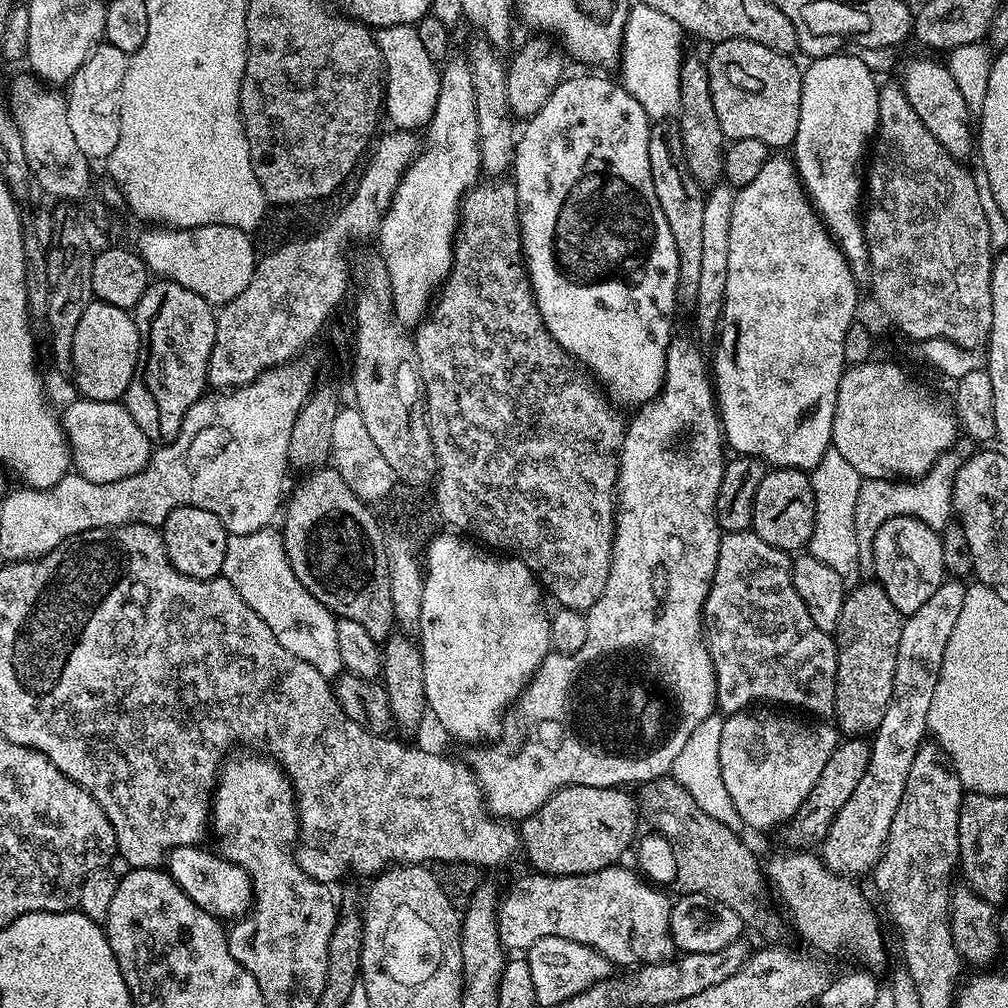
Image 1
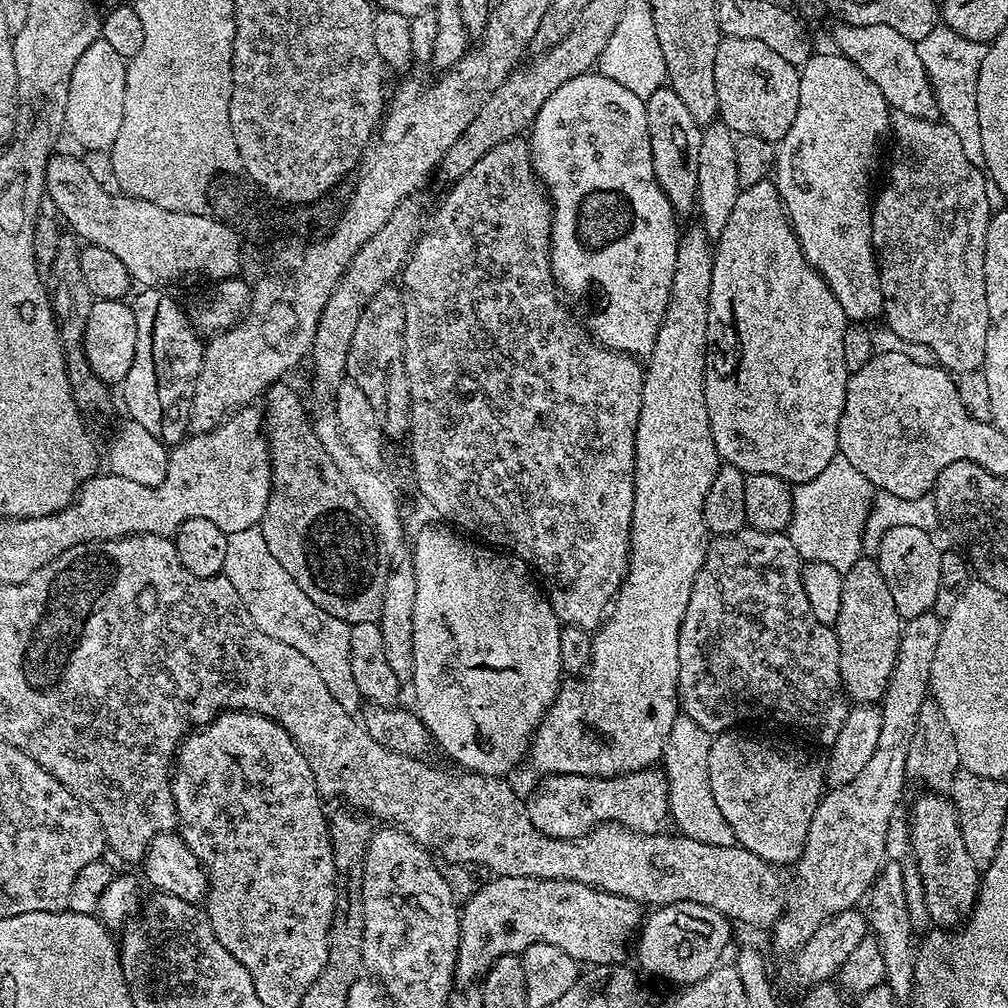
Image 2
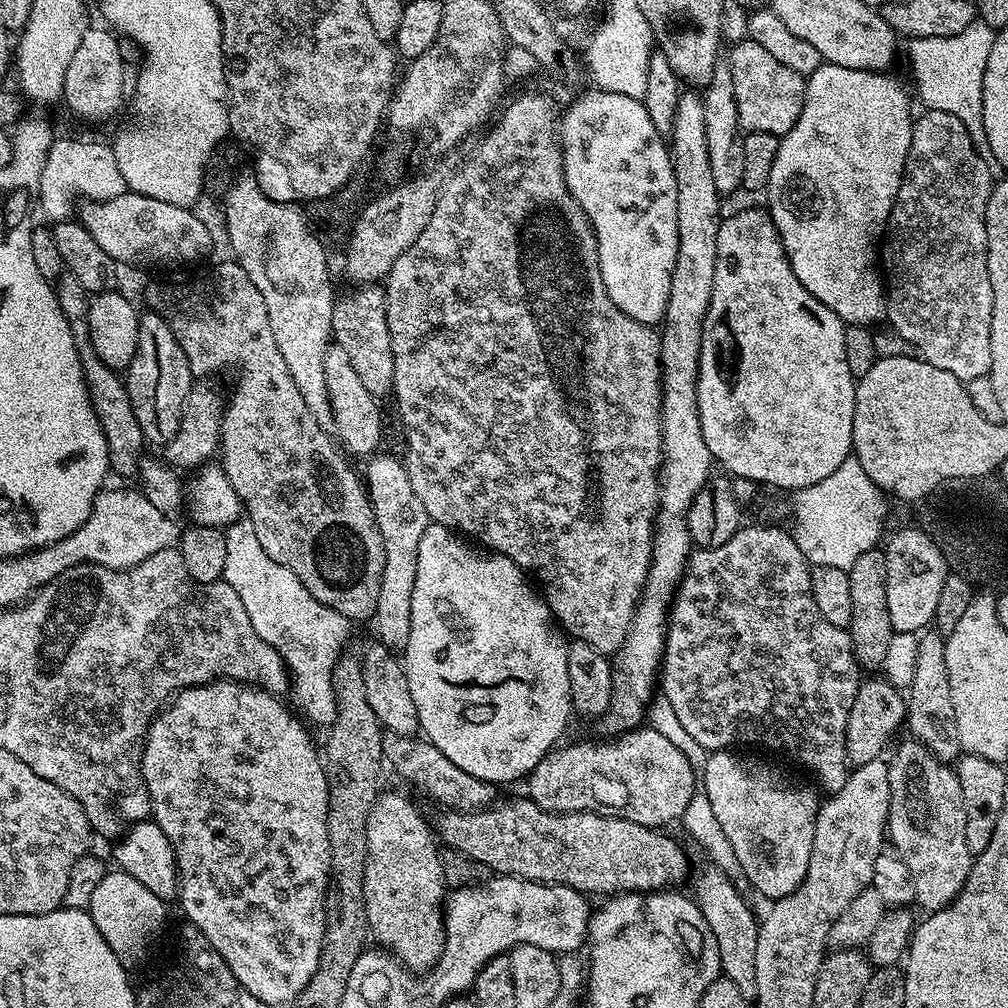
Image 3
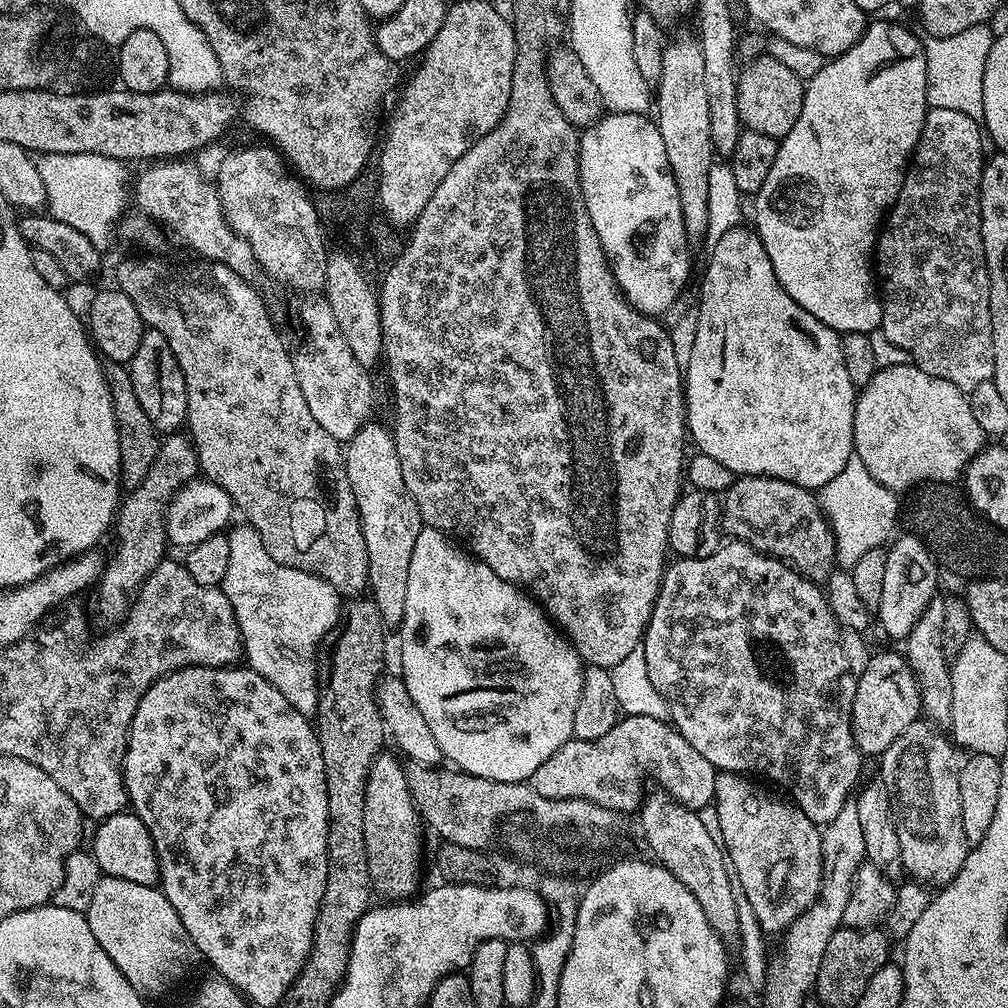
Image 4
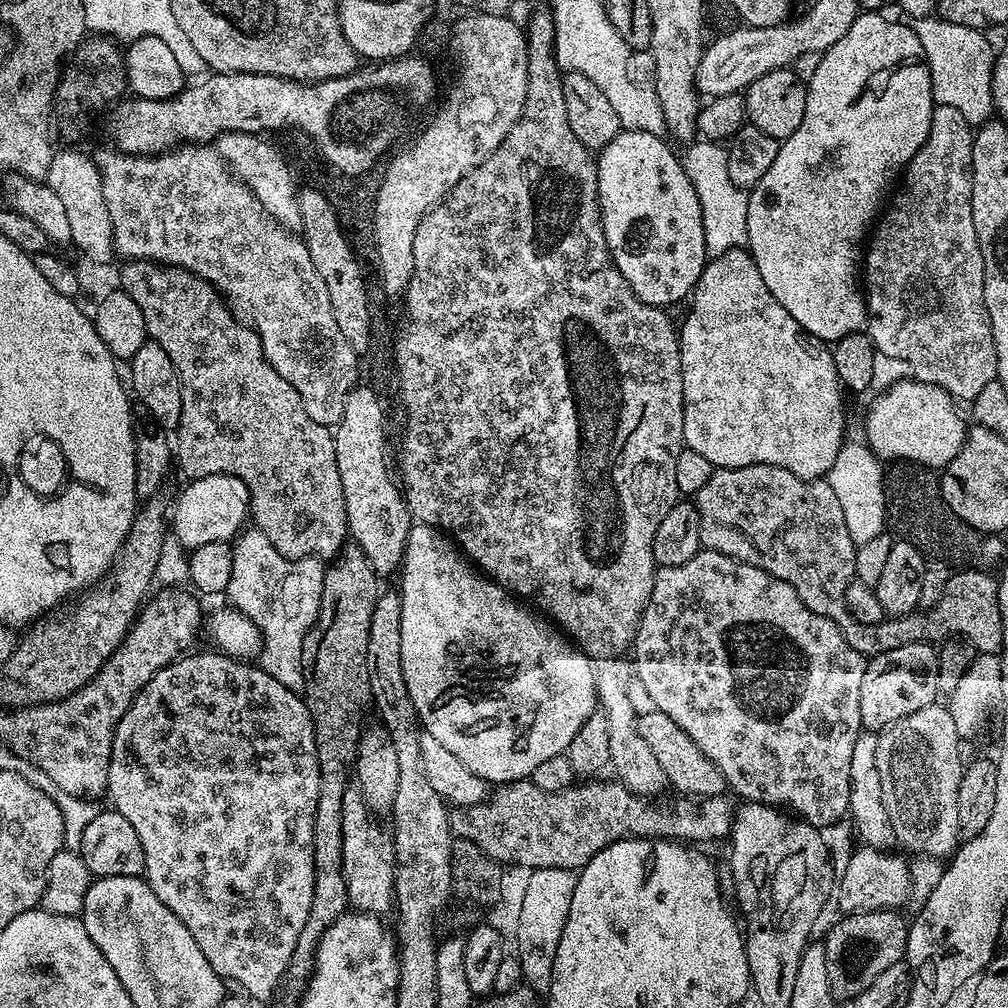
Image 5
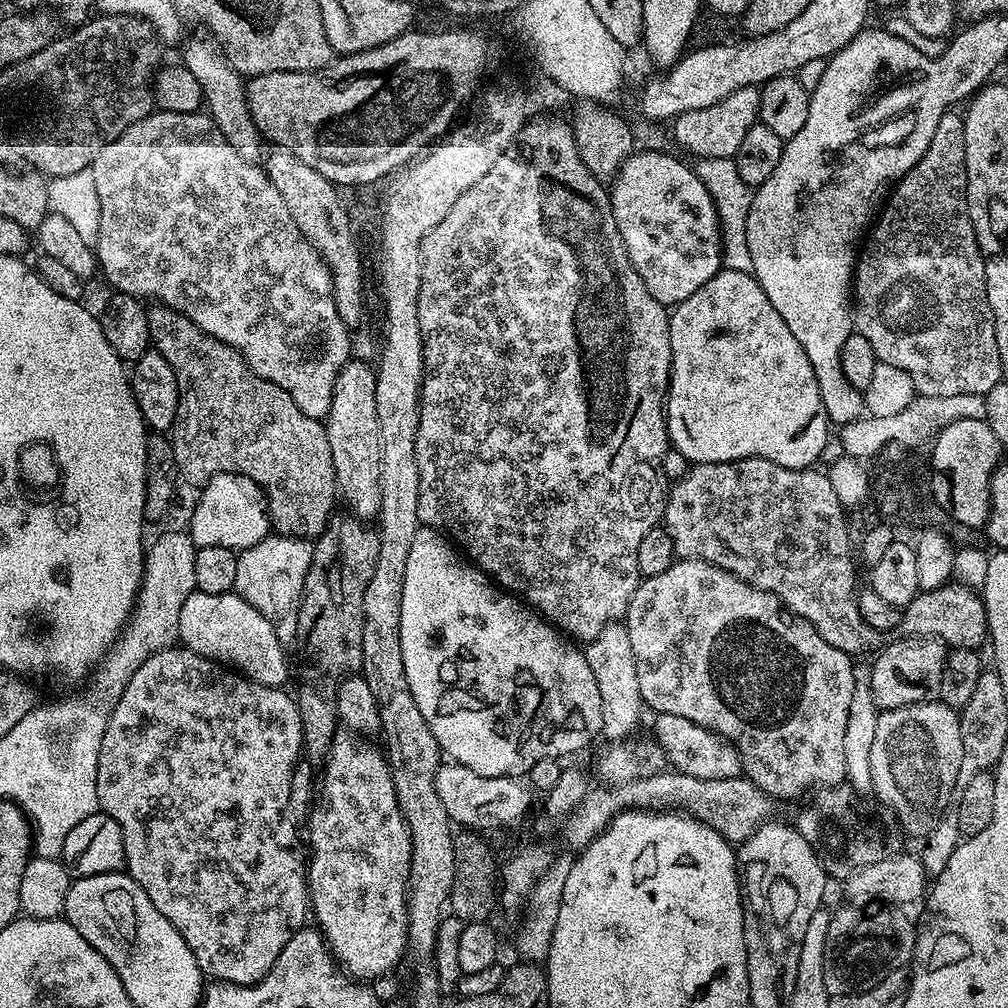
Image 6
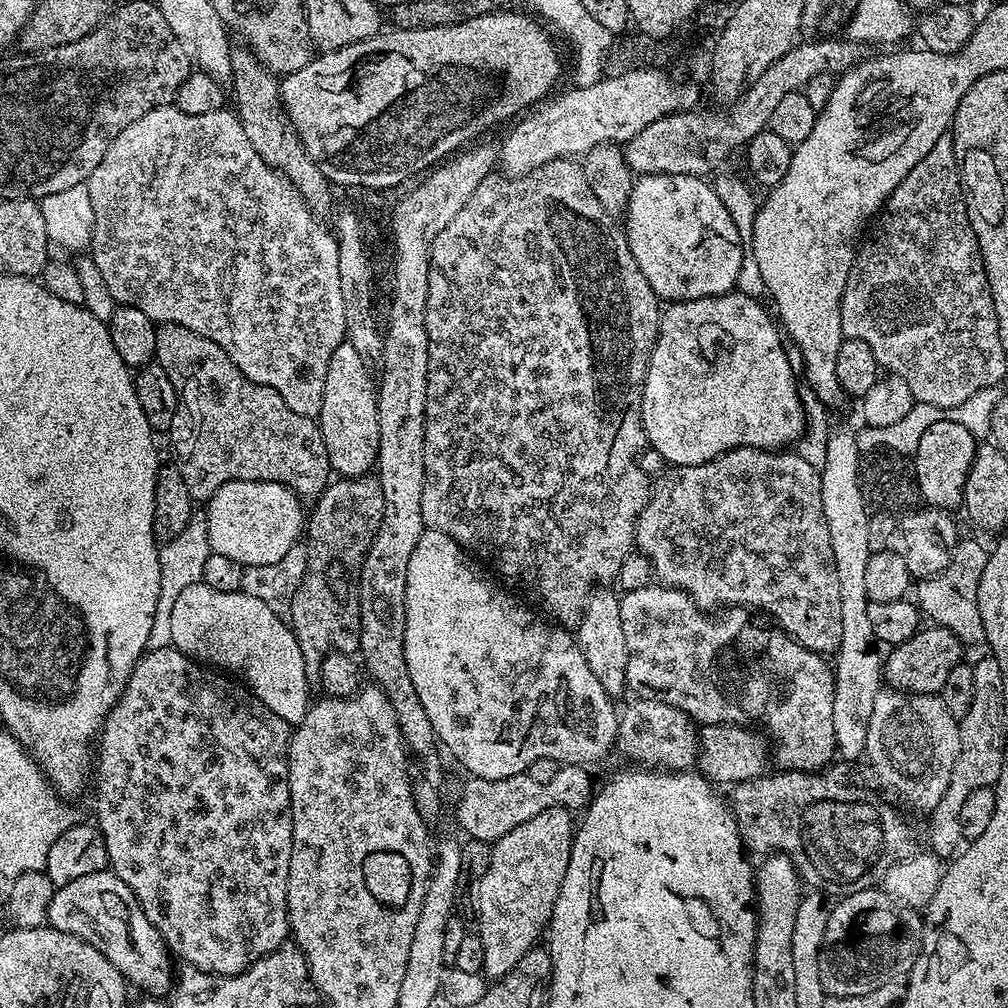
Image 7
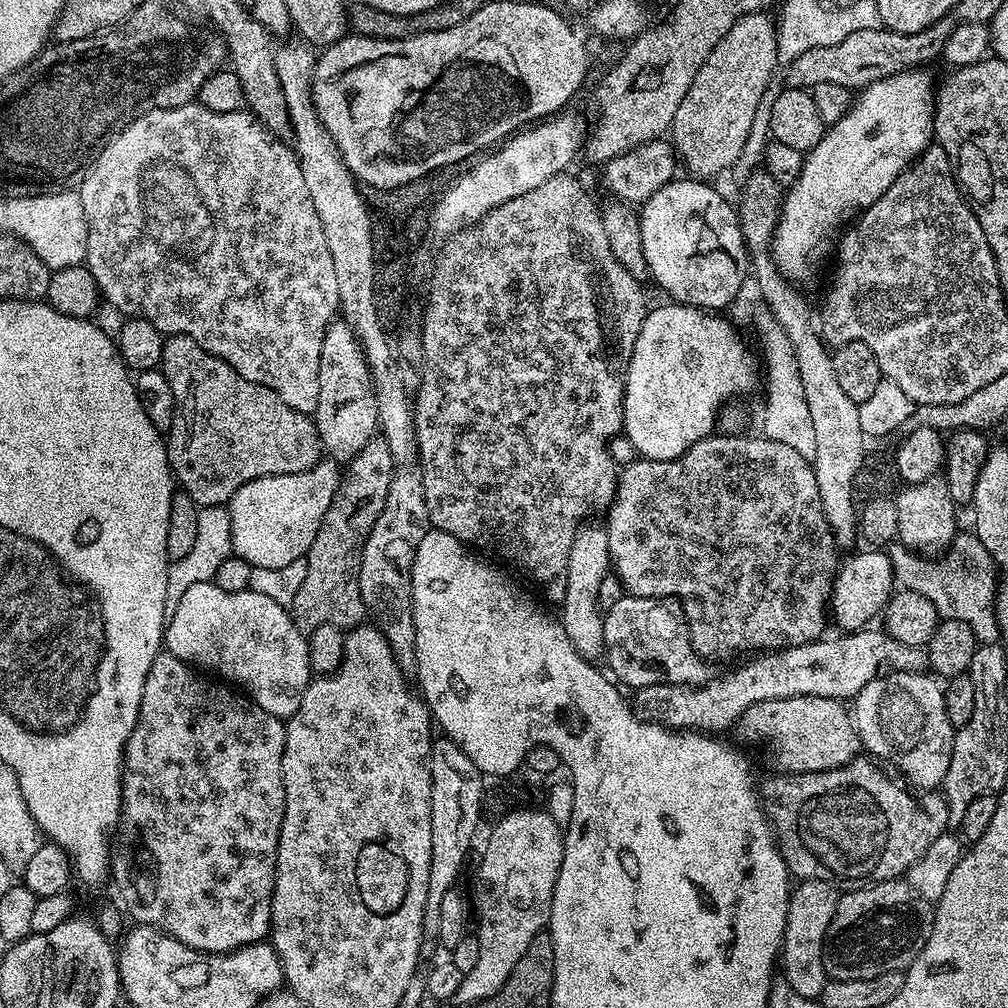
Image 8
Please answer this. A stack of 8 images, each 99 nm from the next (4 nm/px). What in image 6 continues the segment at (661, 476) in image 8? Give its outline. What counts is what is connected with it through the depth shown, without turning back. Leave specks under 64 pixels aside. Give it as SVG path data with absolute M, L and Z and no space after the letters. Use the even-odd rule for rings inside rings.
M753 456L741 460L731 460L730 462L692 464L685 476L675 481L667 489L662 524L670 534L677 557L704 560L707 564L713 564L738 578L742 578L758 590L773 592L784 603L785 608L790 609L796 616L801 616L806 622L810 622L810 626L814 626L814 630L818 630L818 634L822 634L822 638L826 638L826 642L830 642L830 646L848 653L853 658L859 658L863 652L870 651L869 653L871 653L881 647L882 633L866 626L866 622L860 617L855 599L851 595L848 597L848 559L854 556L854 546L853 543L851 546L848 542L848 528L844 525L846 508L834 492L827 471L816 471L815 467L787 468L786 466L778 466L778 462L770 462L766 458L754 458Z

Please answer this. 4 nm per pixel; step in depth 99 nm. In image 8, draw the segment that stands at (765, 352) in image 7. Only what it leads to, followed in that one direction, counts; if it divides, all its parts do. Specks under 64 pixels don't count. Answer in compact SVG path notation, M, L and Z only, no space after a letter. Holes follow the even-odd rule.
M667 303L649 307L642 330L638 330L638 342L634 342L628 373L624 376L622 432L646 460L673 460L688 452L694 442L713 435L718 428L718 413L725 407L724 400L740 396L756 384L757 353L755 356L748 349L747 342L736 333L730 321L723 320L720 317L723 315L712 310Z

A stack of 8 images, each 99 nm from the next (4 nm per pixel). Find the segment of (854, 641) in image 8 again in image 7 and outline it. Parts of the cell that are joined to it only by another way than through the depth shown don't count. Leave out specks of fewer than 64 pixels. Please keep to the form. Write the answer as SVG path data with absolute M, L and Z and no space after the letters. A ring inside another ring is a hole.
M632 698L619 713L615 747L636 766L649 770L688 770L698 760L698 728L692 717L657 700Z

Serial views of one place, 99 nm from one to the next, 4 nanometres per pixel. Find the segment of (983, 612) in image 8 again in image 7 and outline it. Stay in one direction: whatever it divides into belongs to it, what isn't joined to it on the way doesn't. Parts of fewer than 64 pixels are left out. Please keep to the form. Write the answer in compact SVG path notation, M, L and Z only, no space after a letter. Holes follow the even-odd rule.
M970 538L964 540L959 539L954 550L951 552L950 565L945 570L940 571L936 575L928 576L926 579L917 583L916 602L921 613L928 619L932 618L933 623L939 627L948 628L959 637L961 643L971 646L971 644L982 644L985 641L985 626L981 620L981 611L978 608L978 582L981 581L982 571L984 571L986 562L988 561L987 547L985 548L976 540Z

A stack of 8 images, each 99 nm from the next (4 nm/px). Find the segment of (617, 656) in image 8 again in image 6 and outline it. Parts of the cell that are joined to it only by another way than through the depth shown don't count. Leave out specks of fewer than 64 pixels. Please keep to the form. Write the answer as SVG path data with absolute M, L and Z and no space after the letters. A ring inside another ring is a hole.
M677 559L670 570L662 570L662 574L645 576L634 590L634 598L630 598L630 606L626 617L626 627L630 634L630 647L634 650L634 670L638 670L638 690L645 705L653 713L669 712L678 714L678 718L690 718L698 726L721 736L729 744L734 745L740 756L743 775L748 777L758 790L762 790L773 801L796 800L803 792L811 793L822 788L834 788L846 780L846 718L850 714L850 698L854 698L856 685L856 668L853 657L848 653L830 646L810 622L796 616L784 603L766 590L758 590L750 586L742 578L730 574L704 560Z

